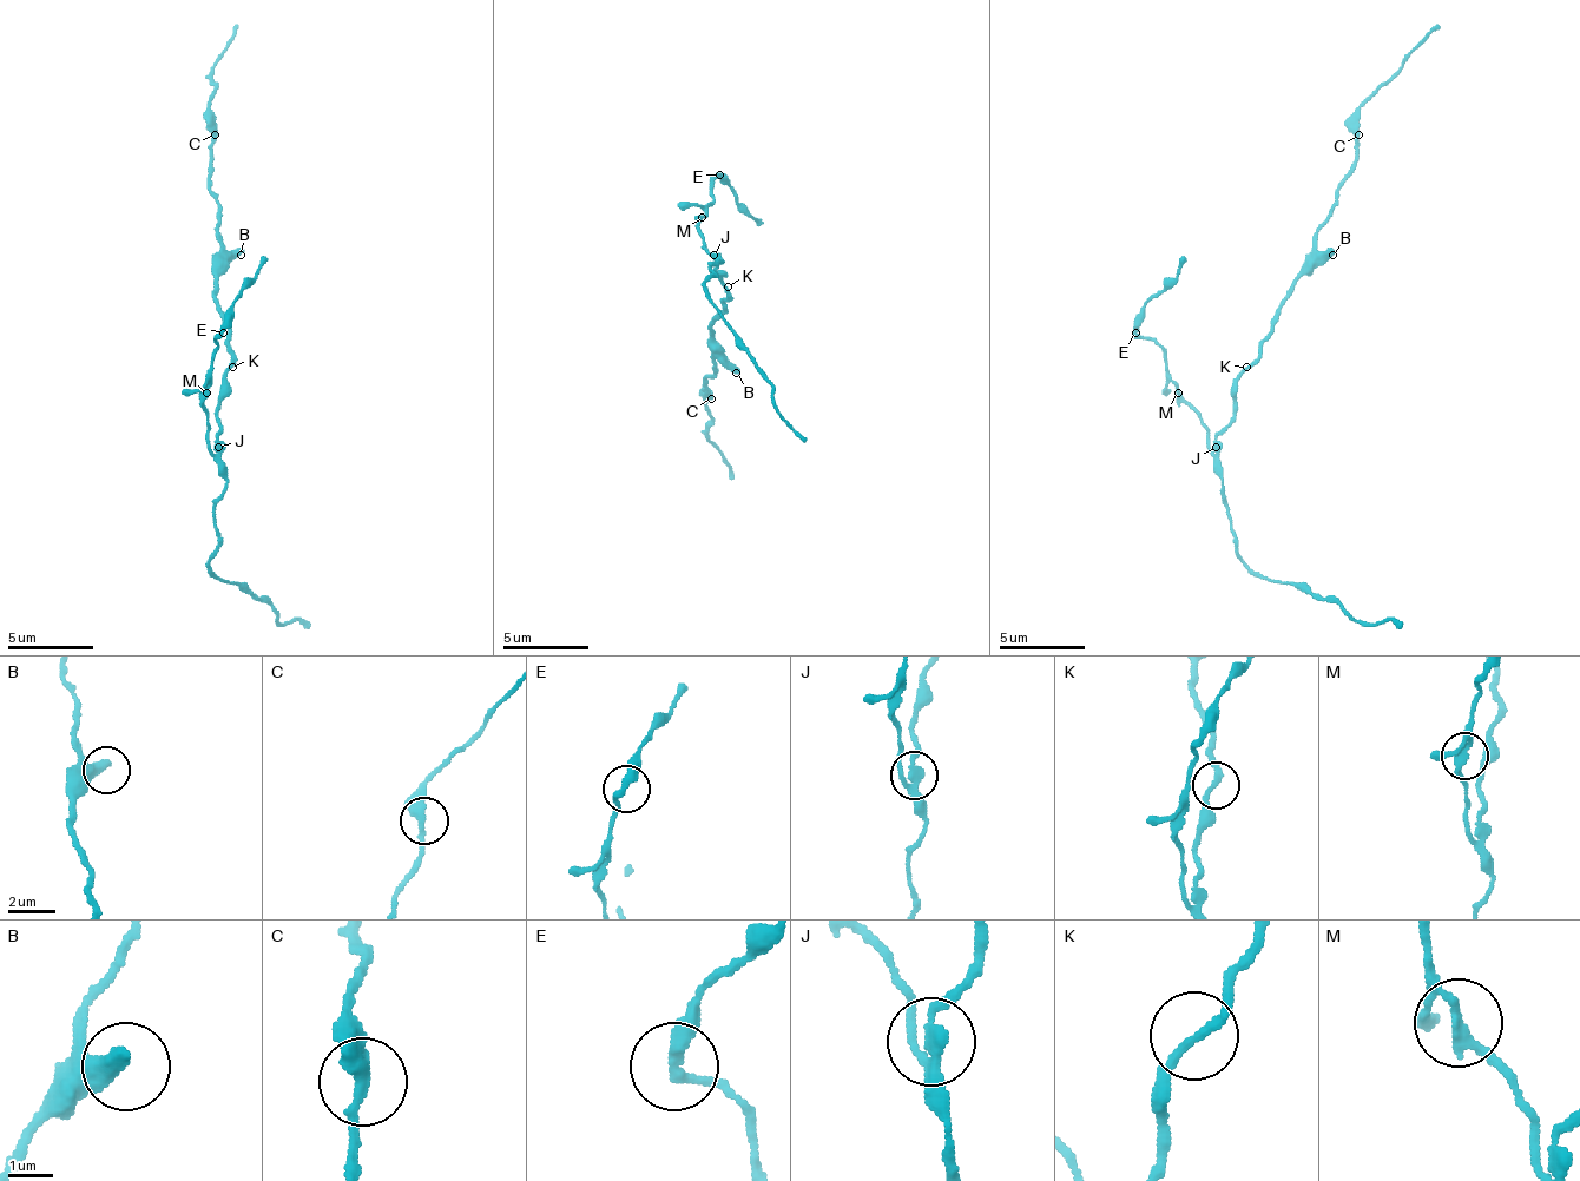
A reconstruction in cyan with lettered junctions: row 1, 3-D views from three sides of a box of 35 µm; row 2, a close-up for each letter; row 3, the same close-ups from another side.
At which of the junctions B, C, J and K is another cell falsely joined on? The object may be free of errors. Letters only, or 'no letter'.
J

